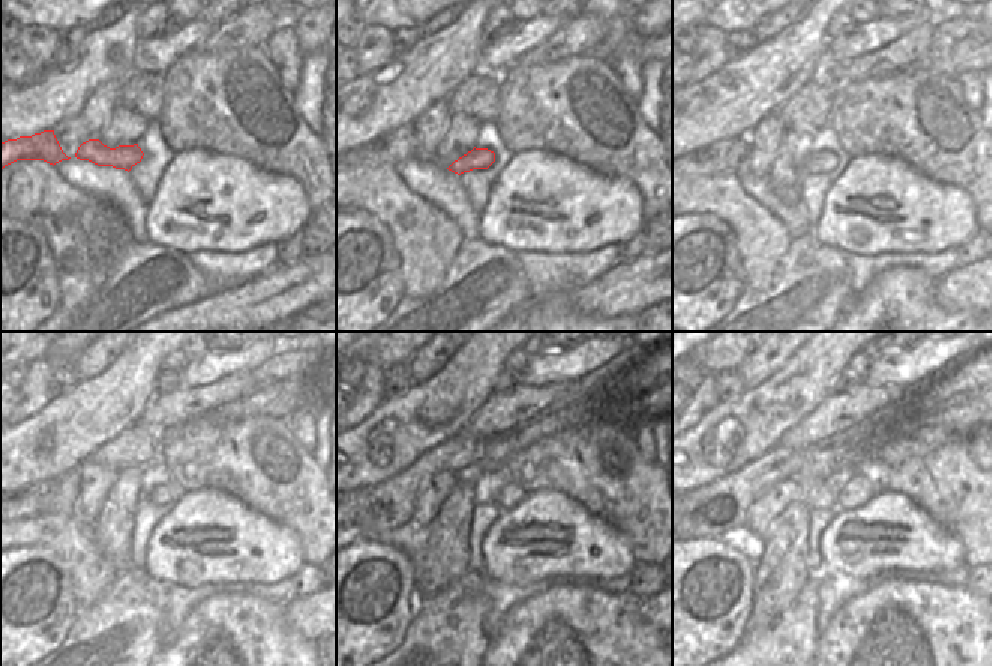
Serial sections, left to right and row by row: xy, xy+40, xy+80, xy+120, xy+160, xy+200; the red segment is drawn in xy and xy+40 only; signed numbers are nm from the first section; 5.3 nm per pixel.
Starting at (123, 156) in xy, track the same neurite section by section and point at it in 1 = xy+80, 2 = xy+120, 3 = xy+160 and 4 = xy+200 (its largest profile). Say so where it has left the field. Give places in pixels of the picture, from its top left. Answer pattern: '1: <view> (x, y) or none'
1: xy+80 (820, 162)
2: xy+120 (173, 494)
3: xy+160 (511, 495)
4: xy+200 (857, 491)

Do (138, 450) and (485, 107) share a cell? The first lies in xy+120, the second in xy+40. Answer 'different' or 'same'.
same

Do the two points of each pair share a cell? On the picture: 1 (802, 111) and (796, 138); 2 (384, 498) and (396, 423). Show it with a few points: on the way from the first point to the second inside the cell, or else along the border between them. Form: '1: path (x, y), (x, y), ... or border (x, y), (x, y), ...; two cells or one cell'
1: border (787, 129), (812, 134); two cells
2: border (417, 459), (402, 471), (369, 488); two cells

